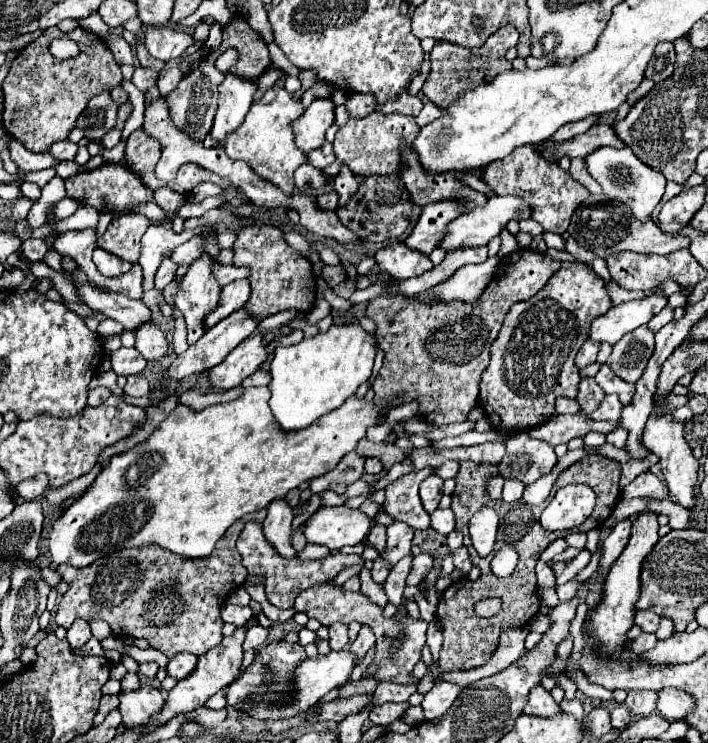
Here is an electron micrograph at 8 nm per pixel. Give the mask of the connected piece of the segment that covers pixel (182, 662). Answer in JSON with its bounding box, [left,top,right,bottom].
[168,653,196,681]

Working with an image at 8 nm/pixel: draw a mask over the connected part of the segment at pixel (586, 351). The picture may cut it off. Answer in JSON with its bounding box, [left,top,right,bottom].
[576,339,600,369]

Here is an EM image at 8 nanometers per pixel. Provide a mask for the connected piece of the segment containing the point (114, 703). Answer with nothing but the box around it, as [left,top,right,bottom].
[94,694,119,726]

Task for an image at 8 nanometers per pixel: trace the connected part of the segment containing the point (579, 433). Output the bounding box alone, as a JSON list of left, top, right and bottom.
[528,415,618,445]

